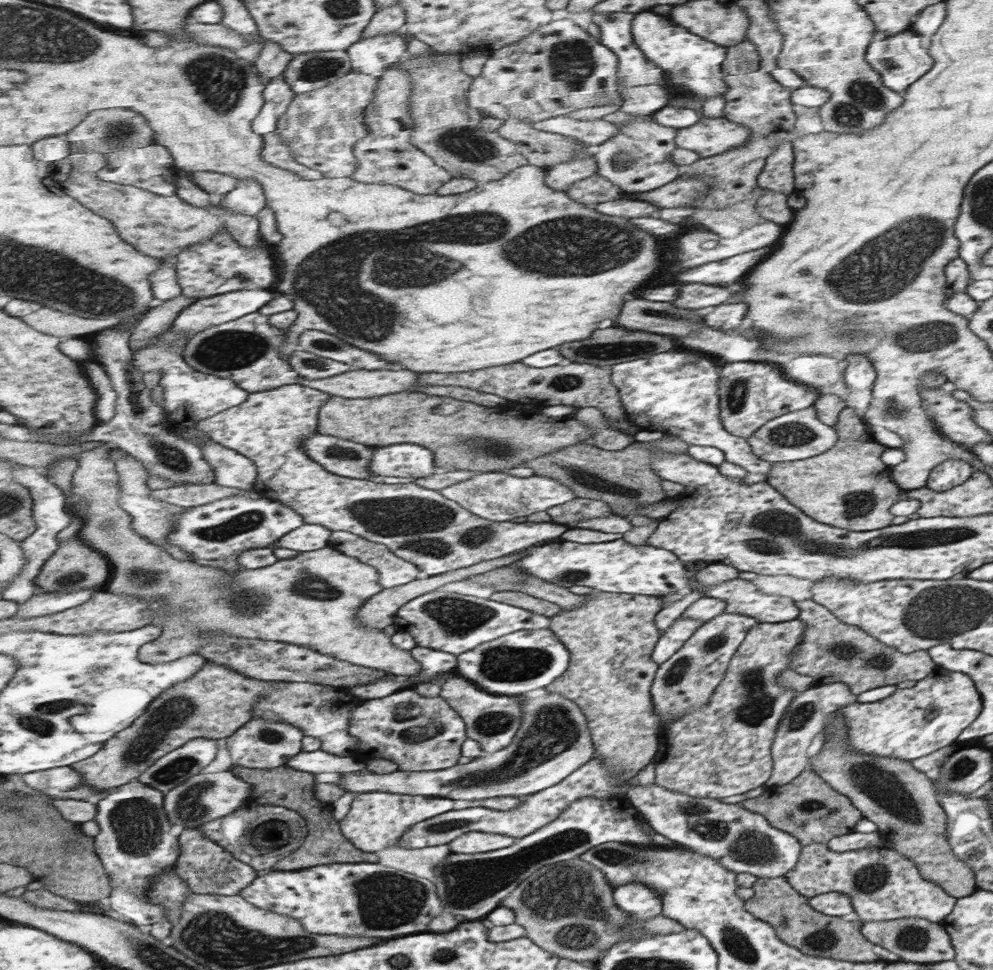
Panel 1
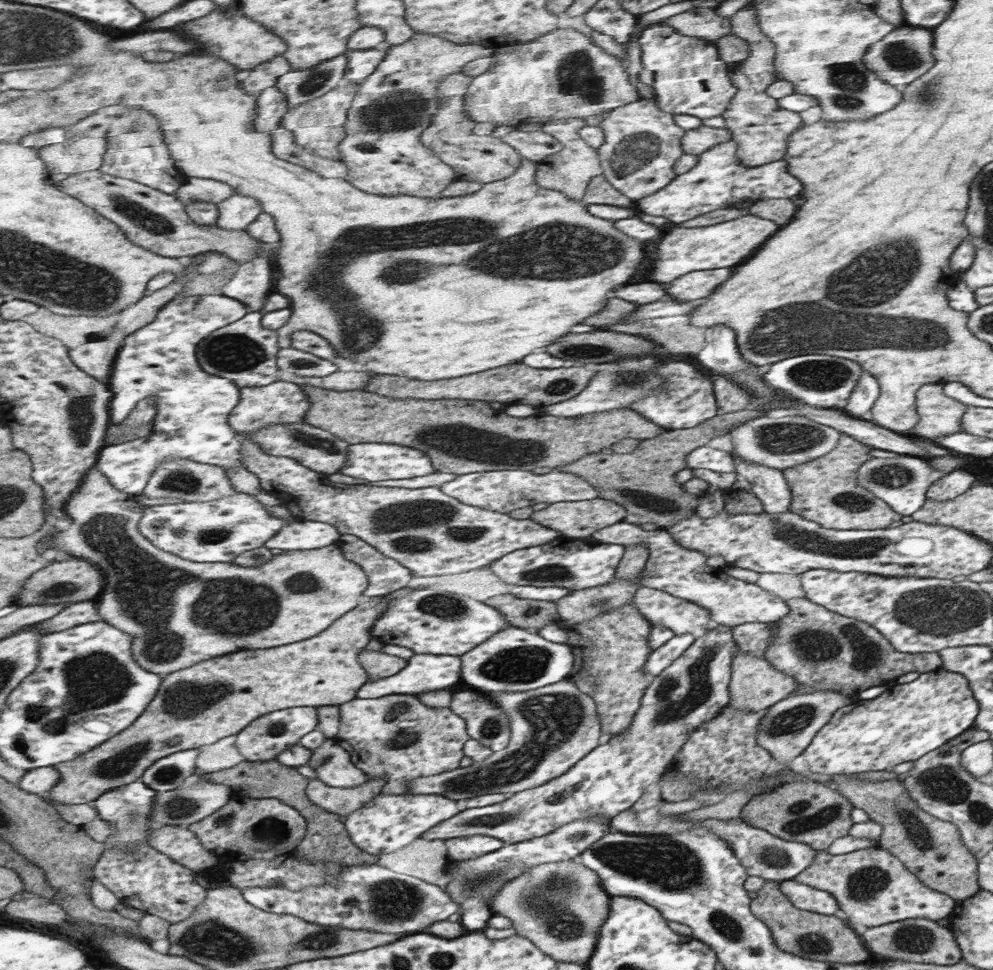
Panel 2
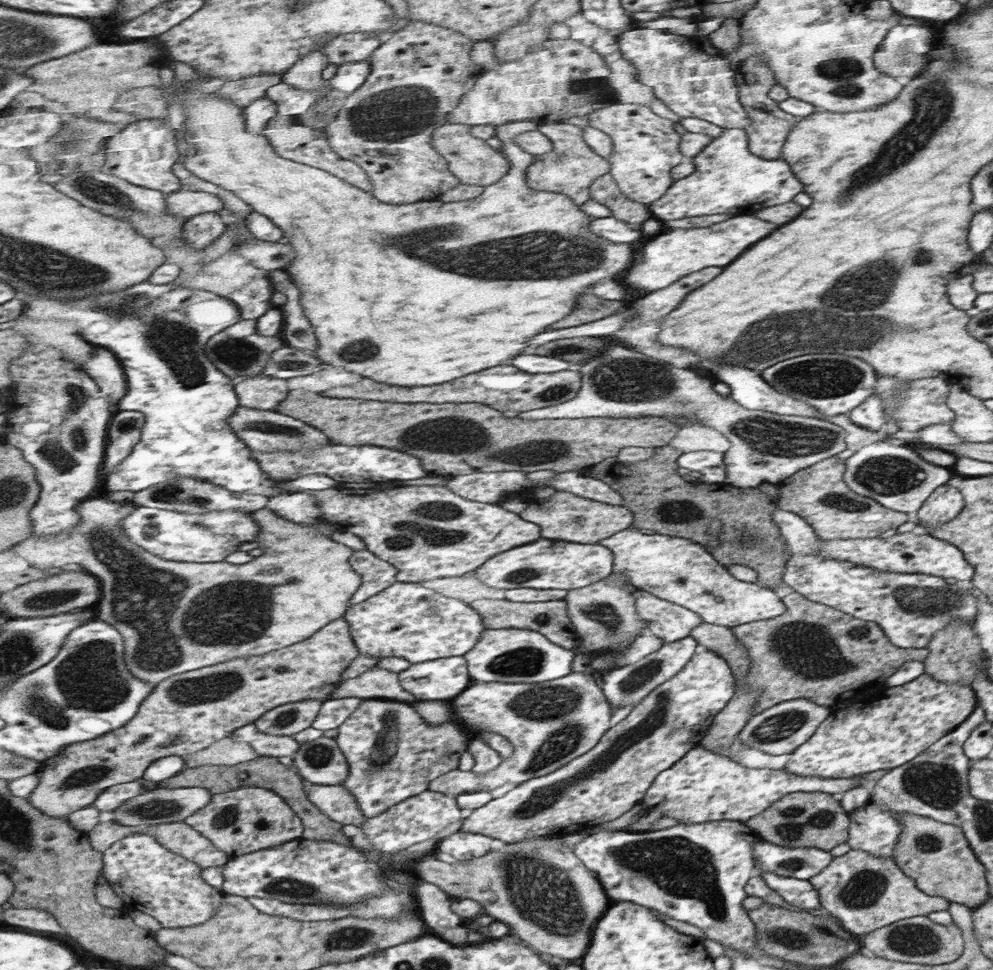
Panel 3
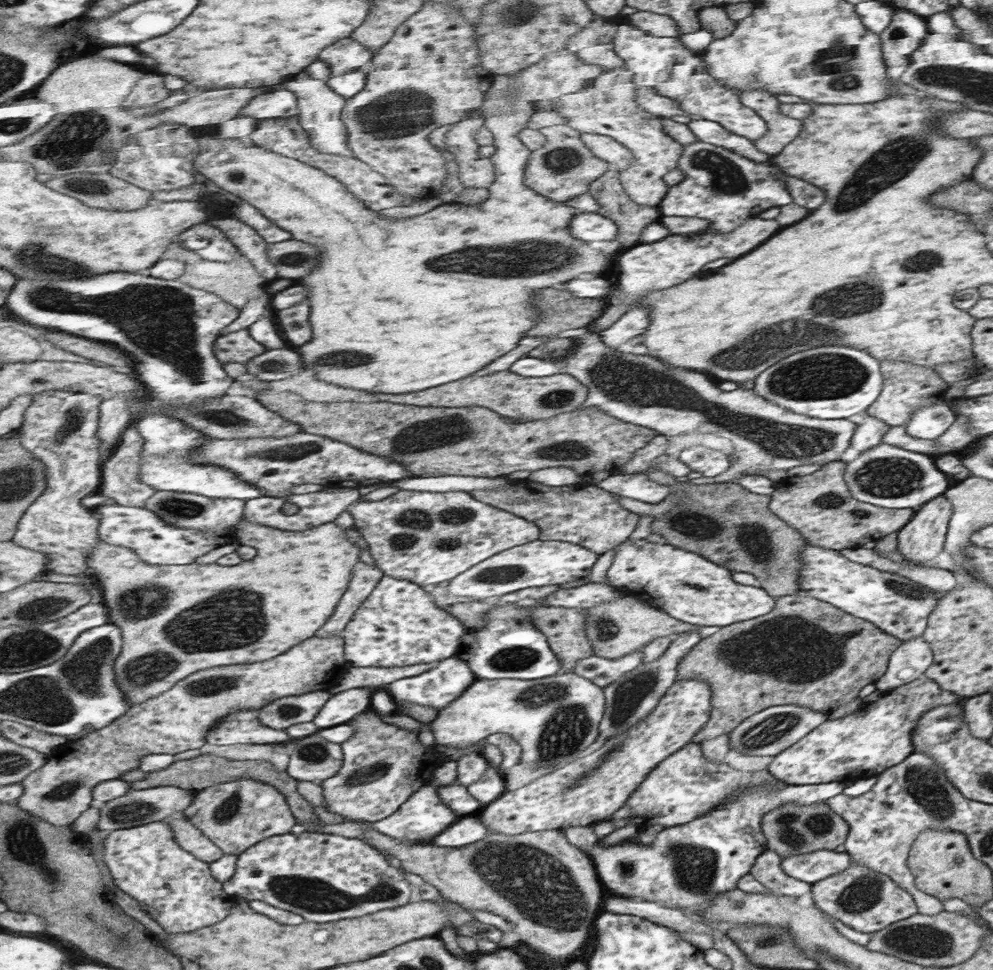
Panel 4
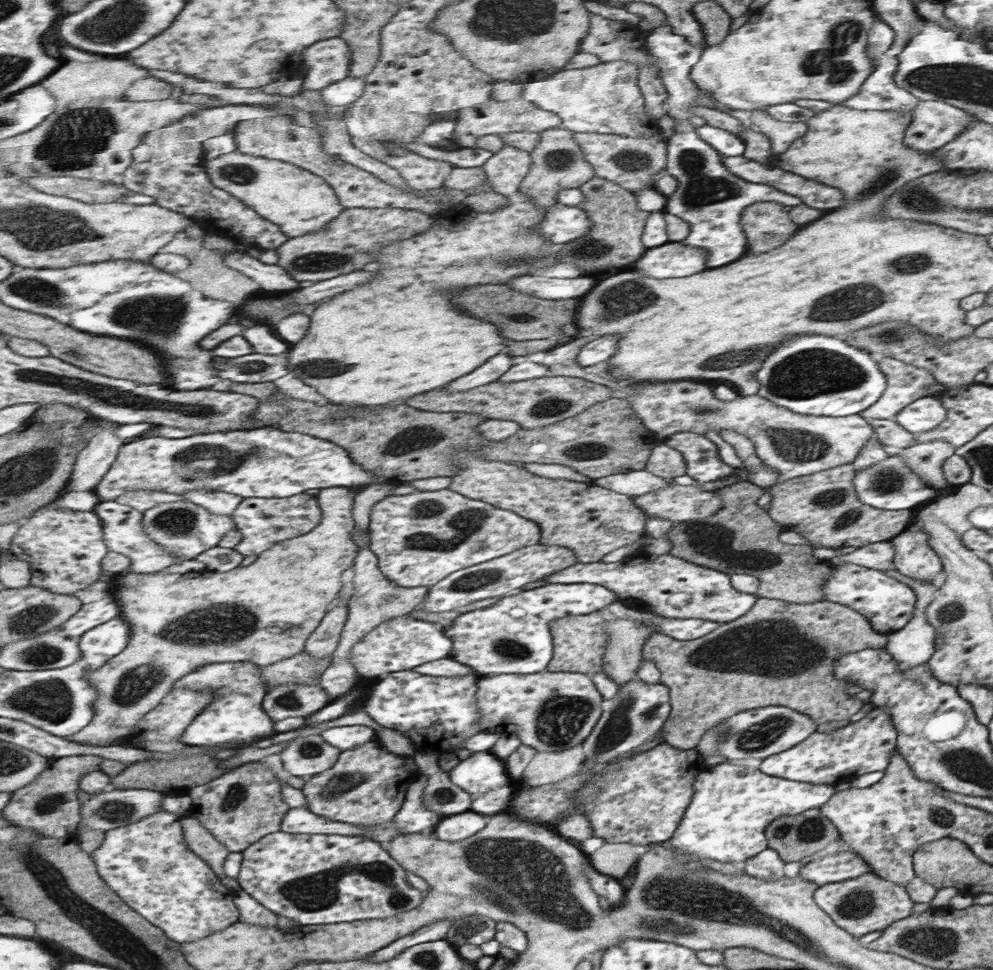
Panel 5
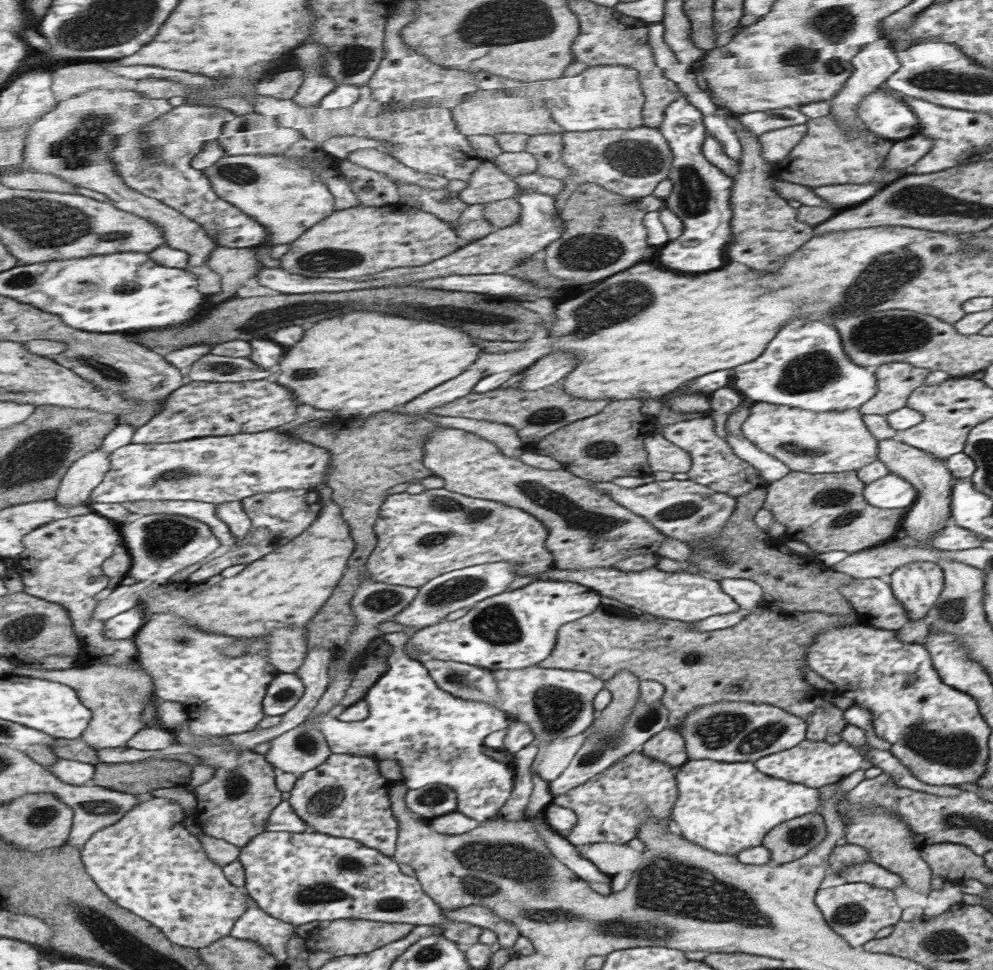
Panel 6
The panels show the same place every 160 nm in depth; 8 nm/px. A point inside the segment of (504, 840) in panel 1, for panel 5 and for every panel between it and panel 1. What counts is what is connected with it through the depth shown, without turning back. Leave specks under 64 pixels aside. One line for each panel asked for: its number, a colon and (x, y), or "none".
2: (461, 848)
3: (463, 846)
4: (466, 831)
5: (458, 827)

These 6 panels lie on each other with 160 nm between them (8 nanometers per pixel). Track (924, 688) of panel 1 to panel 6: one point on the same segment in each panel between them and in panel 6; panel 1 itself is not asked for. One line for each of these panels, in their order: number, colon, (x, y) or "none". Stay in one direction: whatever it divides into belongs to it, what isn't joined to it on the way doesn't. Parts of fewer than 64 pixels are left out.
2: (904, 722)
3: (887, 731)
4: (862, 744)
5: (864, 746)
6: (815, 764)

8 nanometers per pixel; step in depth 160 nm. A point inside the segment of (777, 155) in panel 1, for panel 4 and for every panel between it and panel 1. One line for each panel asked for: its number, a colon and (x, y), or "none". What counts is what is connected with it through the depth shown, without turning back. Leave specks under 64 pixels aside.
2: (718, 179)
3: (727, 179)
4: (722, 187)

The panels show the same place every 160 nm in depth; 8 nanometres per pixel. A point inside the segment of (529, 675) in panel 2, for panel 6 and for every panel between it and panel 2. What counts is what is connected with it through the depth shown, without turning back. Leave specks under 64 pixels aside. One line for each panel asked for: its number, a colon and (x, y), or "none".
3: (513, 656)
4: (511, 645)
5: (515, 636)
6: (519, 629)

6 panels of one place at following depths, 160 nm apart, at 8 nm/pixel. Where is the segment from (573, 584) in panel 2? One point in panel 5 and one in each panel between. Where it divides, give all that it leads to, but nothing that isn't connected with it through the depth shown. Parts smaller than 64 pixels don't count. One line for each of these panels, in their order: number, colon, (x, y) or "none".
3: (546, 563)
4: (539, 563)
5: (496, 578)

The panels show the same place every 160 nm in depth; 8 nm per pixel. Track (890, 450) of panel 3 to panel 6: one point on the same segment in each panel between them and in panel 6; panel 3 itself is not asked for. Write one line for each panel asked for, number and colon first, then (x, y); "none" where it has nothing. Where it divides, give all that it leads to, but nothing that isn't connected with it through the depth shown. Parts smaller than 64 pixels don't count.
4: (894, 478)
5: (889, 484)
6: (890, 491)

